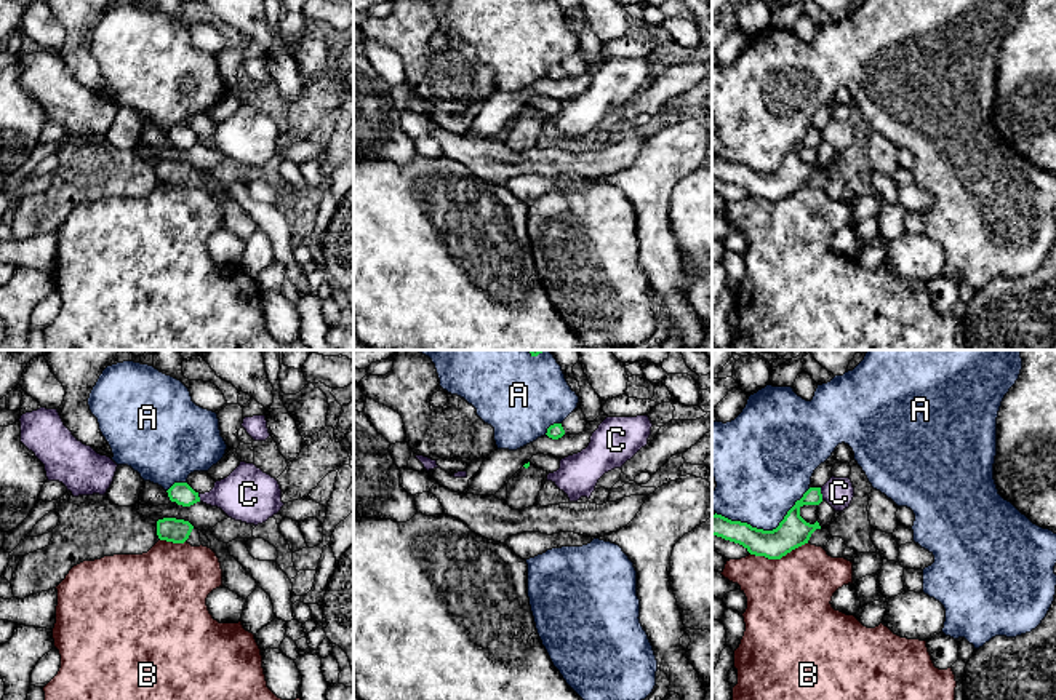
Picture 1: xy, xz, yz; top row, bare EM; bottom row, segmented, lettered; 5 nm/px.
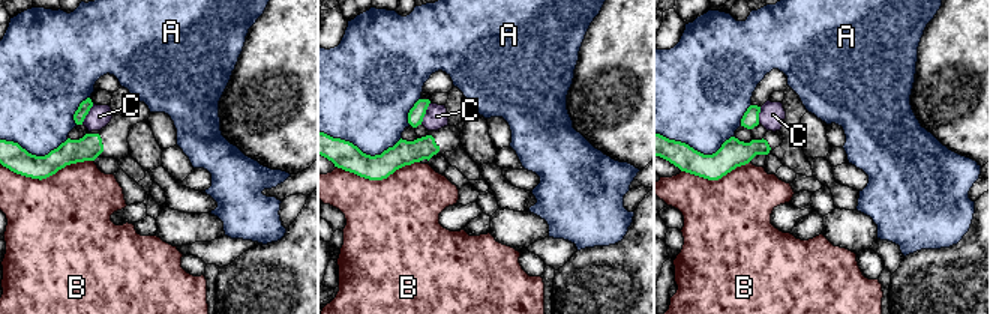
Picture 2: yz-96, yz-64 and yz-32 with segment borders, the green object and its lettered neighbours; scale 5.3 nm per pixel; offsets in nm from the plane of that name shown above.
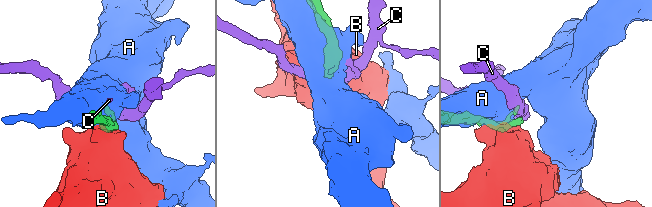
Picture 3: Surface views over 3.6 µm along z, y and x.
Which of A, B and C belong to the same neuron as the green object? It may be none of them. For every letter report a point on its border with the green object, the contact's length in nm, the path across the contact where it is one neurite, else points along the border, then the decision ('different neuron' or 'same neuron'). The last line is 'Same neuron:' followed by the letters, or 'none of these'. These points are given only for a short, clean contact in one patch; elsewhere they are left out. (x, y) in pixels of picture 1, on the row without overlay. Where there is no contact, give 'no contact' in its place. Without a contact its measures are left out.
A: yz (765, 173) | 500 nm | different neuron
B: yz (778, 200) | 300 nm | different neuron
C: yz (821, 136) | 70 nm | along yz (820, 130), (823, 141) | different neuron
Same neuron: none of these

